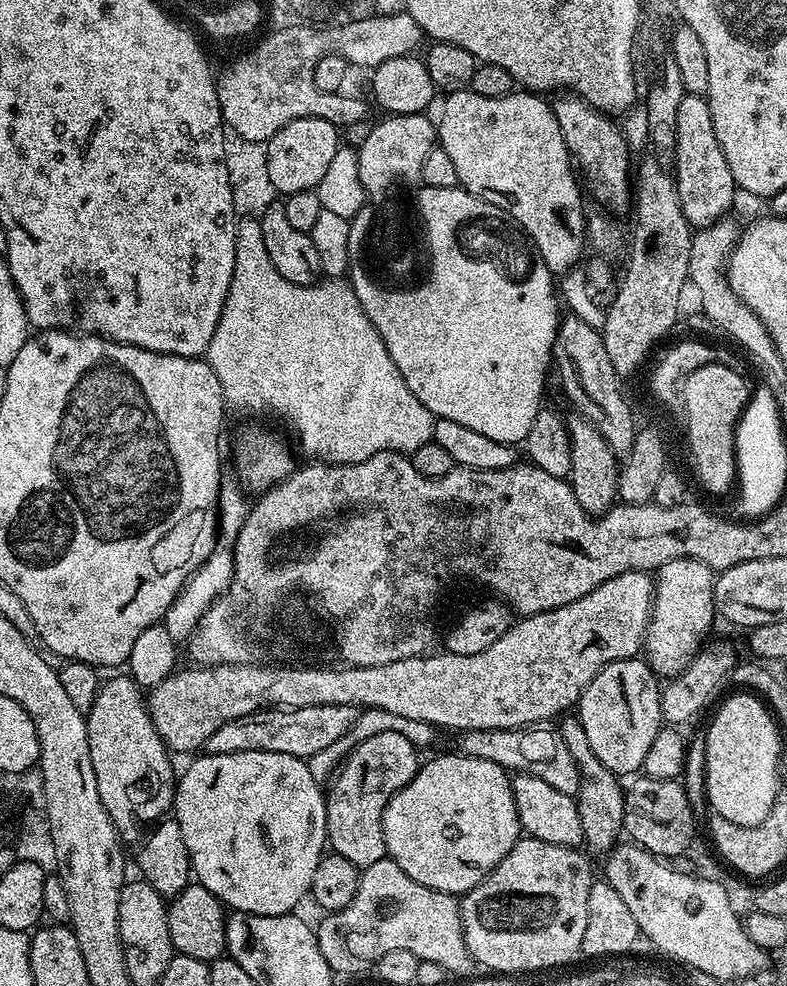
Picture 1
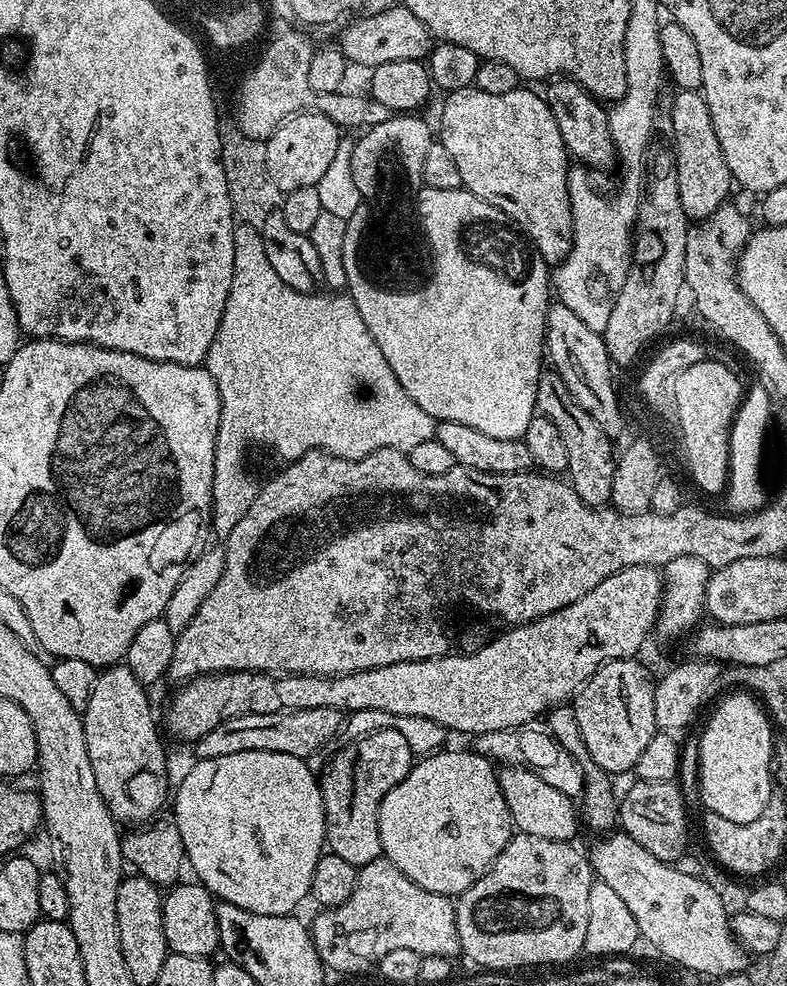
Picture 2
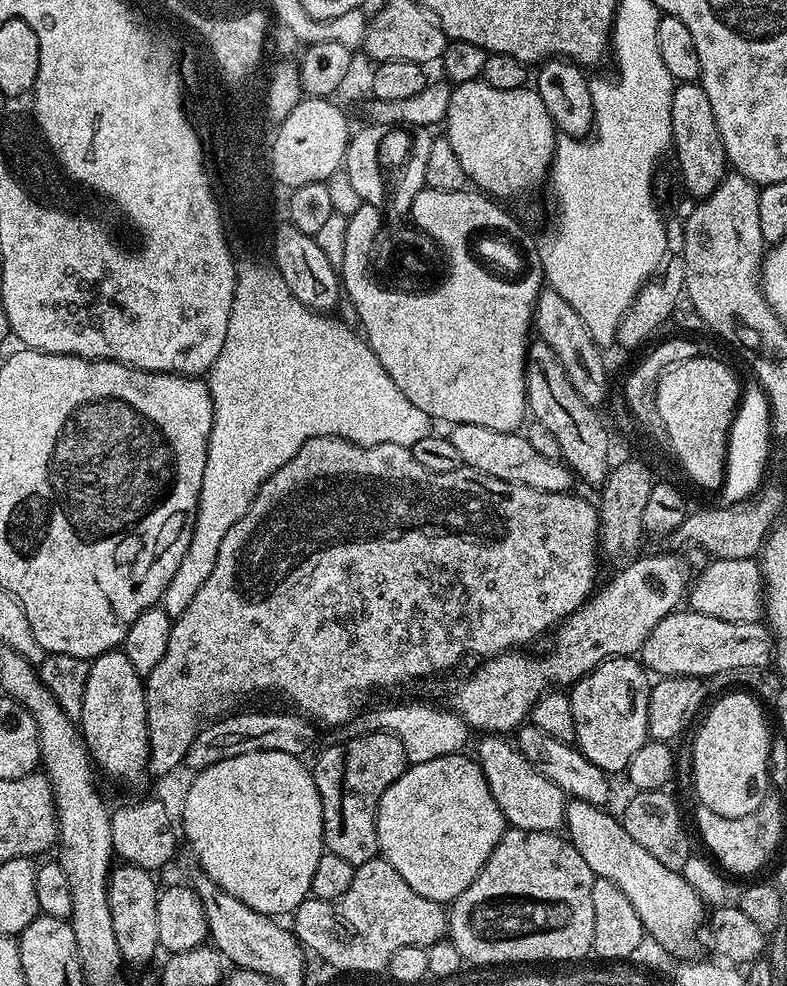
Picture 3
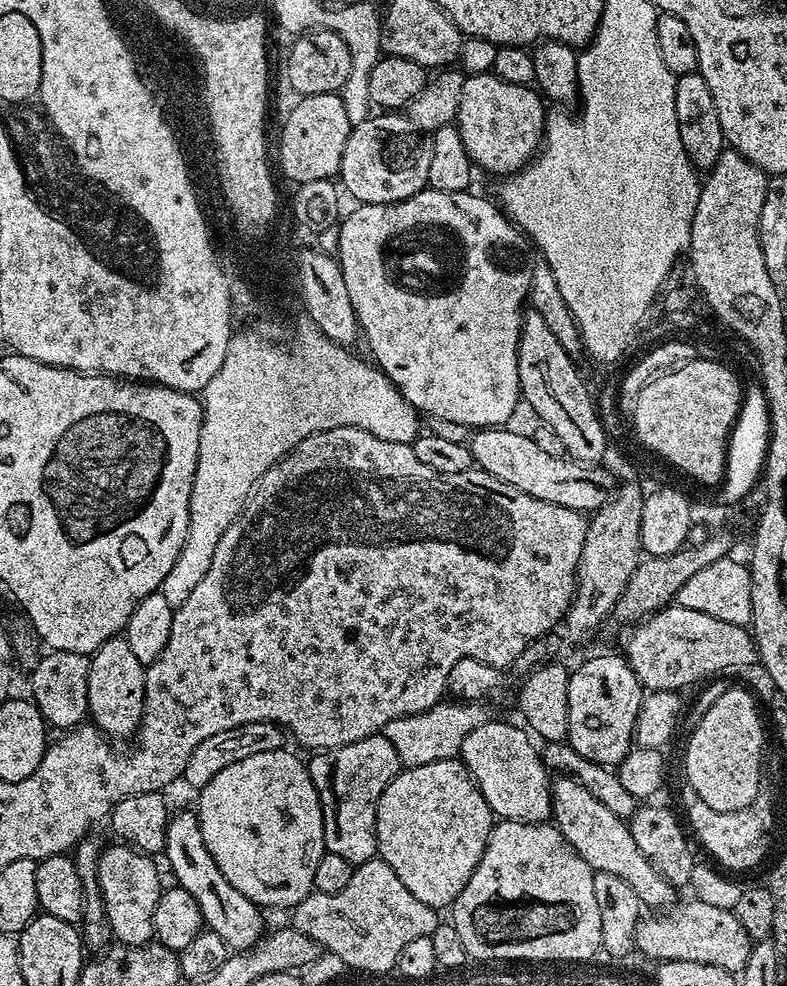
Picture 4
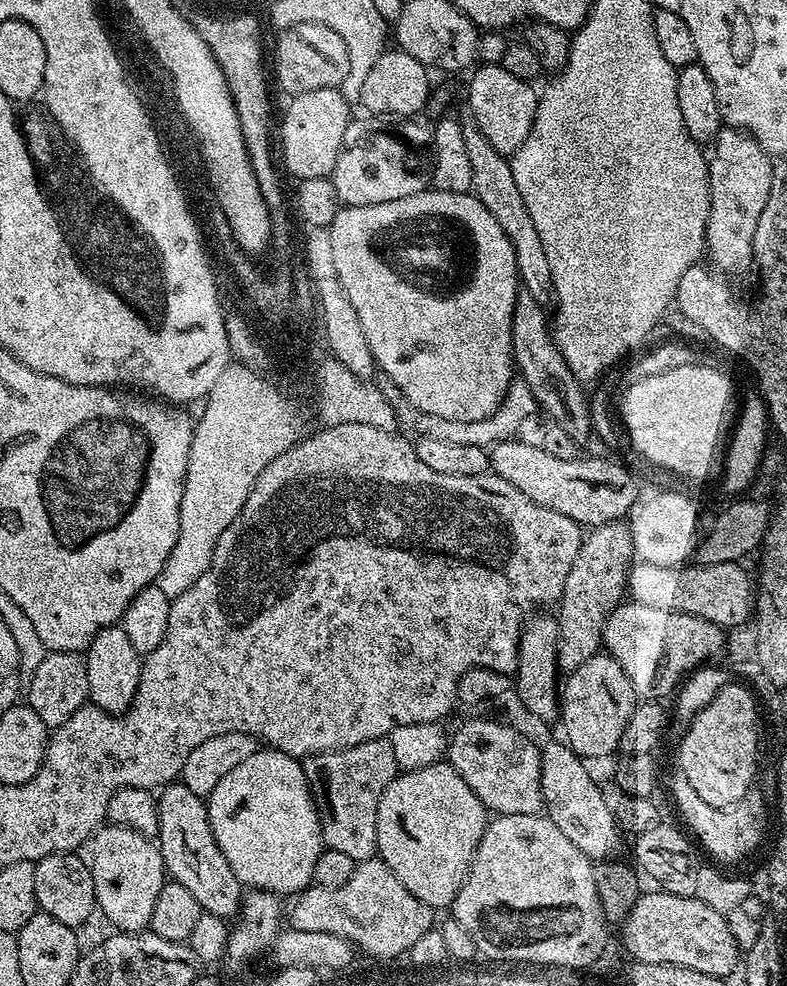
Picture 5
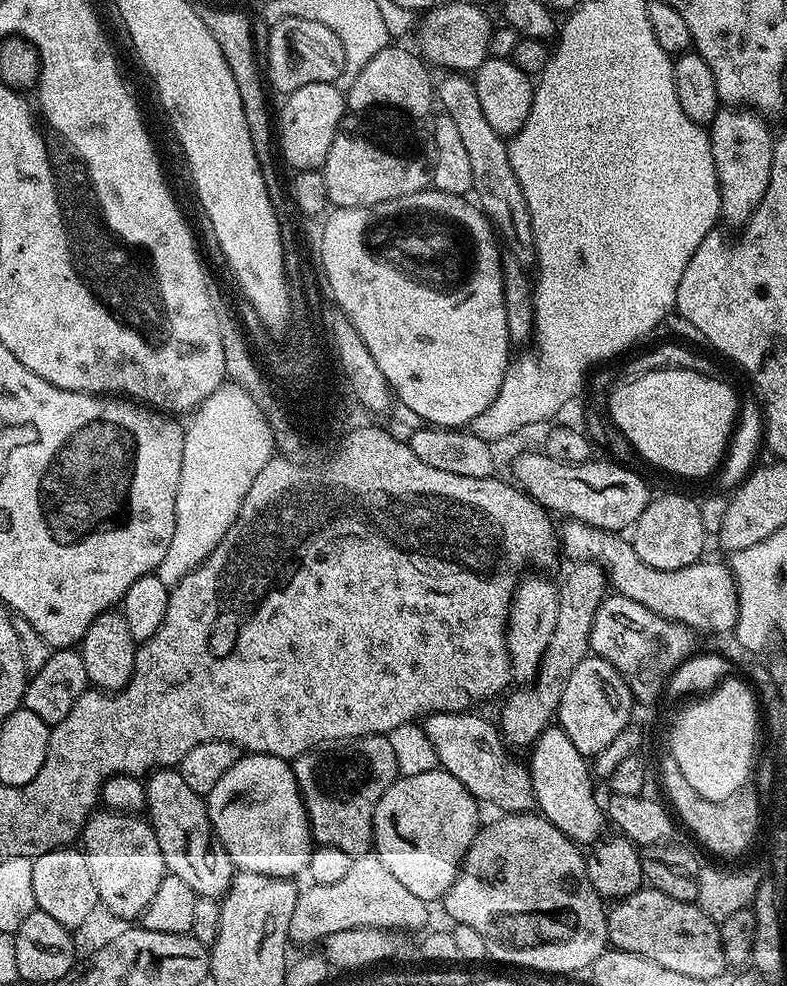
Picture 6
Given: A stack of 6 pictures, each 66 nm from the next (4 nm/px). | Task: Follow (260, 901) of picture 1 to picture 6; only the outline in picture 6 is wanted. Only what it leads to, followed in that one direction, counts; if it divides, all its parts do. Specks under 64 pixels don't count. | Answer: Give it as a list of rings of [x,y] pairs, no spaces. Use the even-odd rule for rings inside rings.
[[[261,752],[241,755],[234,766],[230,766],[230,770],[226,770],[226,774],[222,774],[218,782],[214,782],[214,790],[210,790],[206,803],[216,837],[220,839],[224,851],[239,871],[296,878],[299,872],[301,875],[307,869],[314,847],[312,829],[308,827],[304,800],[300,796],[300,787],[289,761]]]

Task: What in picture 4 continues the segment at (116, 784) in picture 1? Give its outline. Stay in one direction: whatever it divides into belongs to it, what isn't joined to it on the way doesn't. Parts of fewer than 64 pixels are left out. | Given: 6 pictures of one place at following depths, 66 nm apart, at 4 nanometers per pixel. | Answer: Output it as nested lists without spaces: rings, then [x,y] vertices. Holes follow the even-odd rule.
[[[123,635],[112,636],[96,652],[93,652],[88,665],[90,674],[88,675],[88,714],[91,723],[95,724],[105,736],[115,738],[115,736],[135,737],[140,719],[144,713],[144,691],[146,690],[146,678],[144,673],[146,665],[138,662],[138,658],[130,650],[130,642],[126,642]]]

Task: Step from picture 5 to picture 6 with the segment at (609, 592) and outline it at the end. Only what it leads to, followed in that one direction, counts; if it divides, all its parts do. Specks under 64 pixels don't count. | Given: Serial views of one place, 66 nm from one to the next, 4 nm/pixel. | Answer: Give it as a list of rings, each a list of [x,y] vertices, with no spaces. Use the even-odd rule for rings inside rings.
[[[580,562],[573,568],[576,569],[565,578],[564,585],[559,585],[558,622],[554,626],[554,635],[550,638],[550,646],[540,663],[534,683],[517,687],[520,689],[505,702],[500,712],[498,731],[504,743],[513,749],[527,749],[535,744],[536,739],[557,719],[562,690],[566,690],[570,674],[574,674],[578,662],[590,655],[588,643],[590,630],[594,626],[594,614],[598,614],[598,606],[602,606],[605,596],[609,595],[610,585],[604,569],[598,564]]]

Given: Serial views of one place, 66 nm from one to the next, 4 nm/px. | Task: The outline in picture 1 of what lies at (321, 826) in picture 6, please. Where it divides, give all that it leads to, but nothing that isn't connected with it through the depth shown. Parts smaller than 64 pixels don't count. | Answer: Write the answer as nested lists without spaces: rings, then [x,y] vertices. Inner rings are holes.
[[[383,732],[382,734],[374,734],[374,738],[366,738],[366,742],[362,742],[351,752],[344,761],[342,767],[337,771],[334,779],[331,781],[332,793],[329,791],[326,796],[328,806],[328,838],[327,843],[330,845],[331,851],[335,855],[346,858],[346,862],[354,862],[354,866],[358,869],[369,868],[374,866],[374,862],[385,859],[388,856],[388,847],[384,841],[384,811],[390,802],[390,798],[394,798],[394,794],[398,794],[398,790],[402,790],[416,776],[422,763],[422,756],[419,756],[417,745],[410,742],[410,738],[402,738],[402,734],[394,734],[393,732]]]

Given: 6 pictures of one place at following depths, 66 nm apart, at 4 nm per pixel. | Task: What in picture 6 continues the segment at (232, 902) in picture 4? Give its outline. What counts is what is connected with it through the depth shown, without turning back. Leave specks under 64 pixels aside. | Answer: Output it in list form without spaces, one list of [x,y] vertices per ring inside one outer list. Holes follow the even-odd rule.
[[[175,767],[155,769],[147,777],[144,789],[148,799],[146,816],[158,838],[165,869],[187,882],[197,896],[211,900],[223,898],[232,885],[234,865],[212,828],[205,797],[194,794]]]

